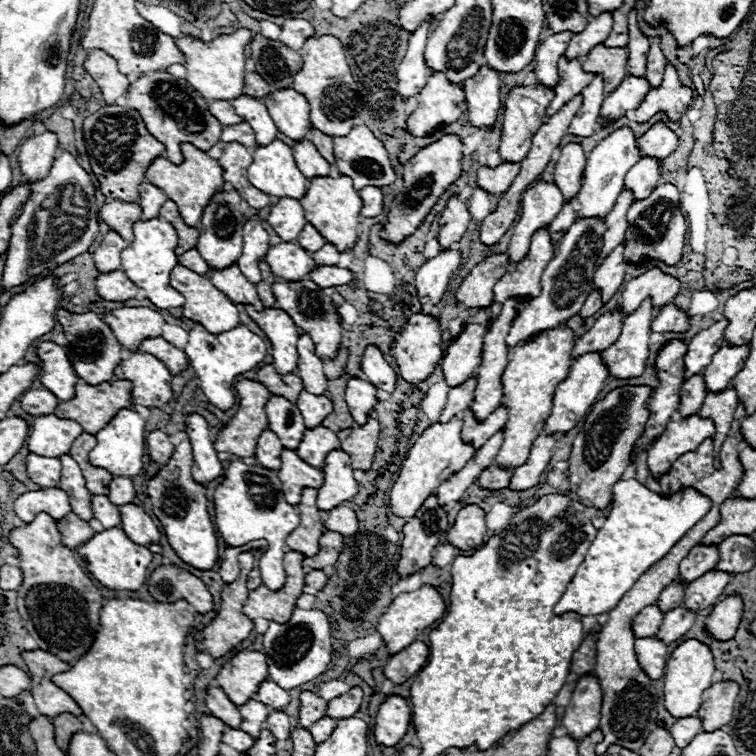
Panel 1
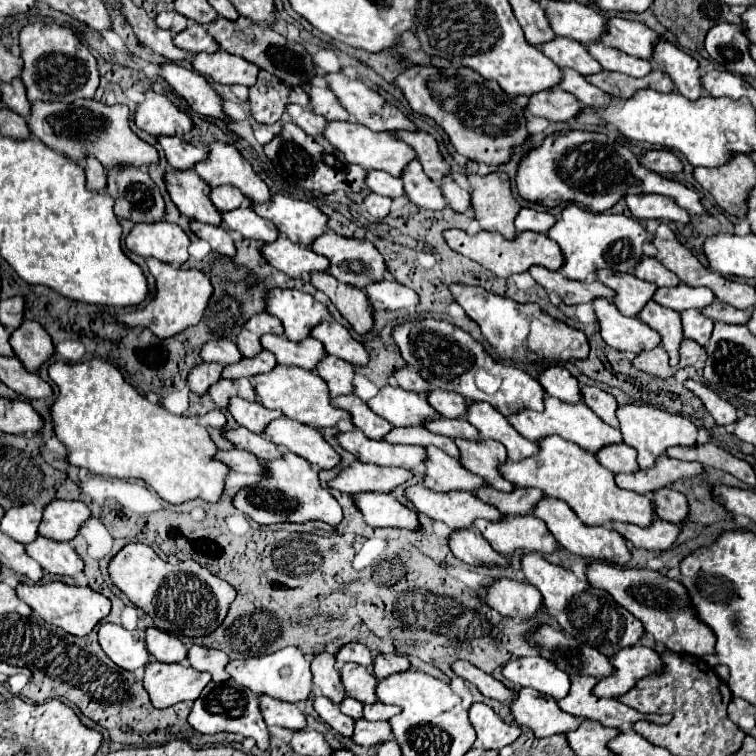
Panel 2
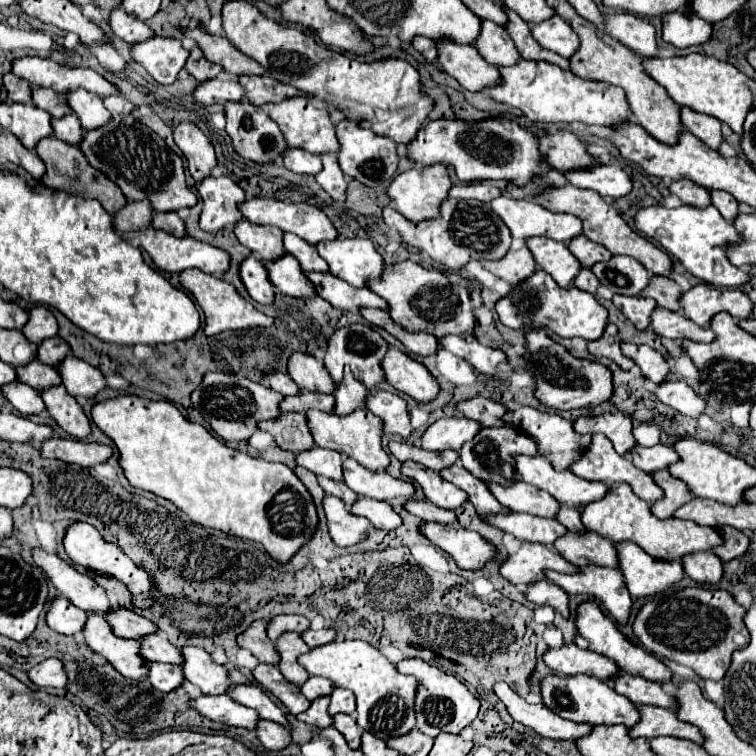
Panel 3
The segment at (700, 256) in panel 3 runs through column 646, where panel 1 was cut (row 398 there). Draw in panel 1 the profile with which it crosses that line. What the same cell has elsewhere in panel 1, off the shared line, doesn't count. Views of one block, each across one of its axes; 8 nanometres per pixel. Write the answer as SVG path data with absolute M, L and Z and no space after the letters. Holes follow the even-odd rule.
M196 324L194 330L188 332L188 344L186 344L184 352L190 360L190 366L194 368L196 376L198 376L198 380L200 380L200 390L206 394L208 402L226 412L236 404L234 382L238 380L240 374L254 370L264 360L266 344L260 336L252 334L242 324L238 324L234 330L224 332L220 336L212 336L210 332L202 330L200 324Z

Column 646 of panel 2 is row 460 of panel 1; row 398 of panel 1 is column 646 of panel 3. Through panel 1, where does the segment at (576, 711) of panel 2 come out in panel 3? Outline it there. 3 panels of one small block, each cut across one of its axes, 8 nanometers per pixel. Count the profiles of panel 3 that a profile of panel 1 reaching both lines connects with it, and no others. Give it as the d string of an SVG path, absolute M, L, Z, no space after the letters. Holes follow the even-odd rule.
M638 706L640 720L632 728L628 728L630 738L654 738L654 736L676 736L686 738L692 742L702 744L702 734L696 726L690 726L686 722L678 722L676 714L666 708L658 706Z

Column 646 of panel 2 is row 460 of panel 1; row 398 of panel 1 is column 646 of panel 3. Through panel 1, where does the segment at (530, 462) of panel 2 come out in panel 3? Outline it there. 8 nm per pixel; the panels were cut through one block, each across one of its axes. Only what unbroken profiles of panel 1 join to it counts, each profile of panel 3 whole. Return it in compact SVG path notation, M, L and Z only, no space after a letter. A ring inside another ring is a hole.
M626 482L612 484L602 500L582 506L582 524L586 530L598 532L612 542L624 542L624 540L636 542L646 554L658 560L682 560L684 554L712 550L714 546L718 546L718 542L722 542L720 534L714 528L698 526L696 522L678 520L678 518L666 518L666 520L654 518L650 506L642 498L638 498Z

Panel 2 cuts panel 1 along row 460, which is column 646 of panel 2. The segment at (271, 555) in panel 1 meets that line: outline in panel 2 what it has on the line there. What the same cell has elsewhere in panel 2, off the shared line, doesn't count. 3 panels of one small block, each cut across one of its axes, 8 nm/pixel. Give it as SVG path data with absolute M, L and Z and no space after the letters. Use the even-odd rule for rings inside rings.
M568 204L562 210L556 224L550 228L548 236L560 246L560 250L564 254L566 264L560 268L560 272L564 272L570 280L586 280L586 282L594 282L596 270L602 270L602 268L612 268L614 272L634 272L638 260L644 258L642 248L648 242L648 234L638 220L622 216L622 214L594 214L594 212L580 208L576 204Z

